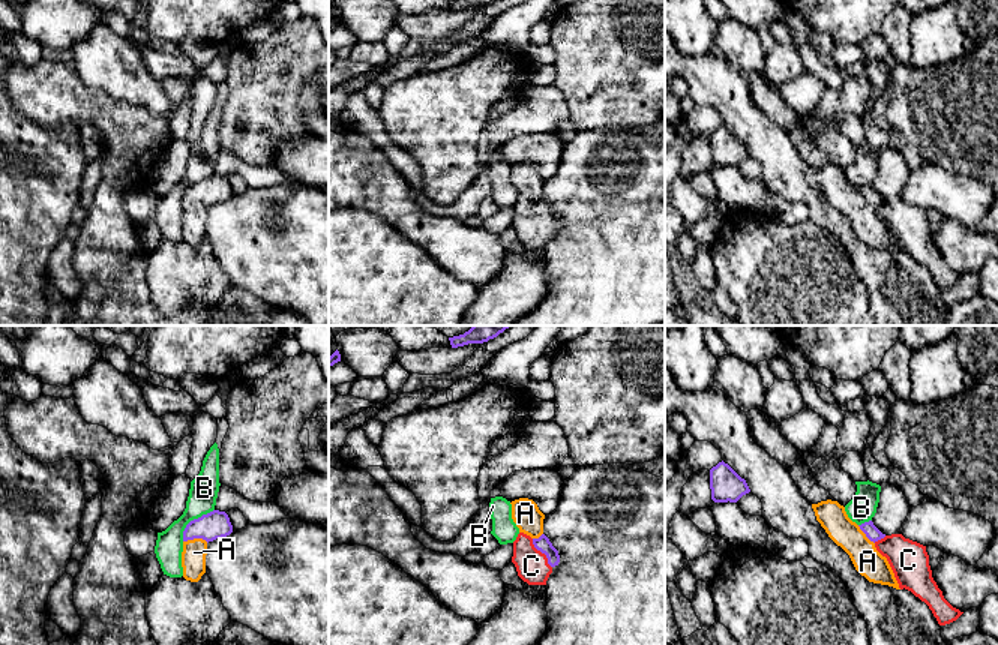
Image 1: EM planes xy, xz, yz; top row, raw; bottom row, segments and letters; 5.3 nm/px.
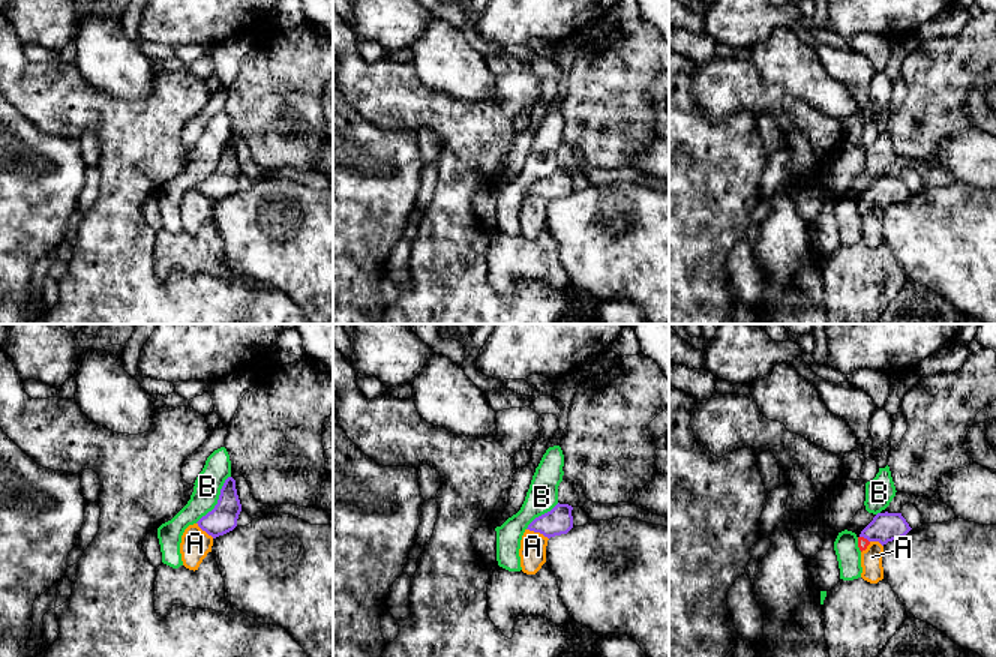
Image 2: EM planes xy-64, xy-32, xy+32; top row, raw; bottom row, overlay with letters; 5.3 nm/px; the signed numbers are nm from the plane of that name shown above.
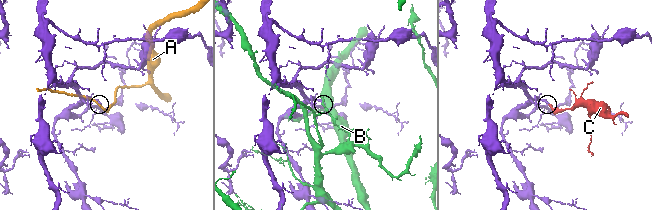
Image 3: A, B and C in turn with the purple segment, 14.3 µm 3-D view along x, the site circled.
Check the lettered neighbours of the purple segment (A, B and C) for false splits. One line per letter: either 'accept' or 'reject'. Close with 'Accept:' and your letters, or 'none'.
A: reject
B: reject
C: accept
Accept: C

